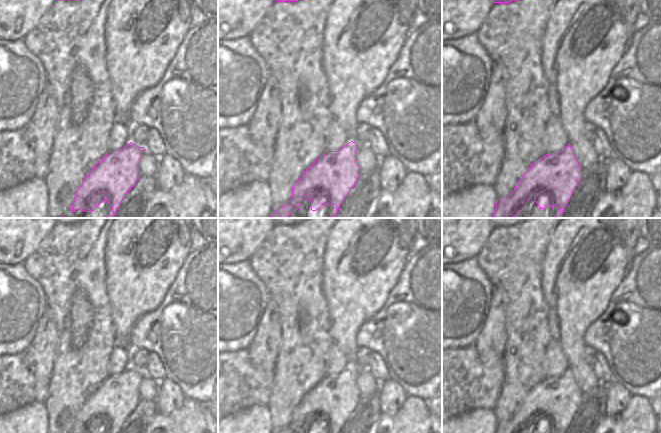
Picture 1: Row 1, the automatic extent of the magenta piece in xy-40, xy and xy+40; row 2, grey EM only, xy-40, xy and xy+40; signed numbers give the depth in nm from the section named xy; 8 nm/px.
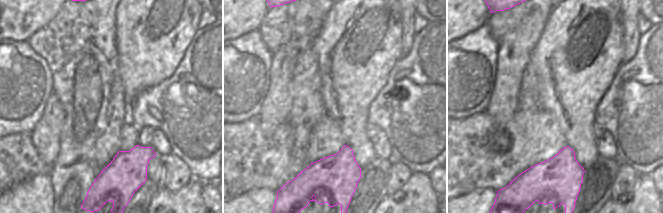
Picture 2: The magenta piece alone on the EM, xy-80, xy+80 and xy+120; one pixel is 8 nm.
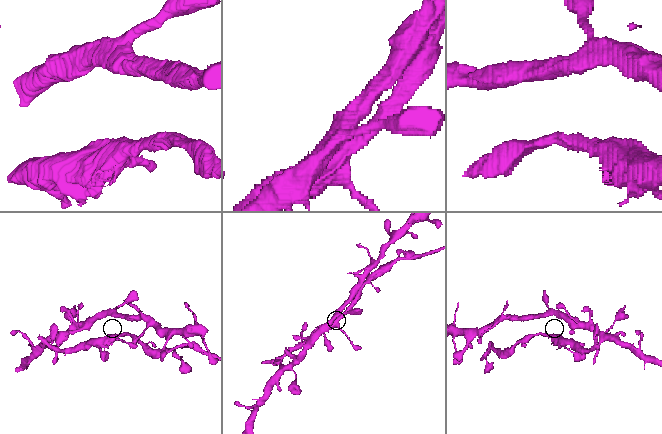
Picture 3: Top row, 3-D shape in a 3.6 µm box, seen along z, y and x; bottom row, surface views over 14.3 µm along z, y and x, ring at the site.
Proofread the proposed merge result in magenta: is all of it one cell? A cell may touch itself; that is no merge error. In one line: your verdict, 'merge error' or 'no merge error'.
merge error

